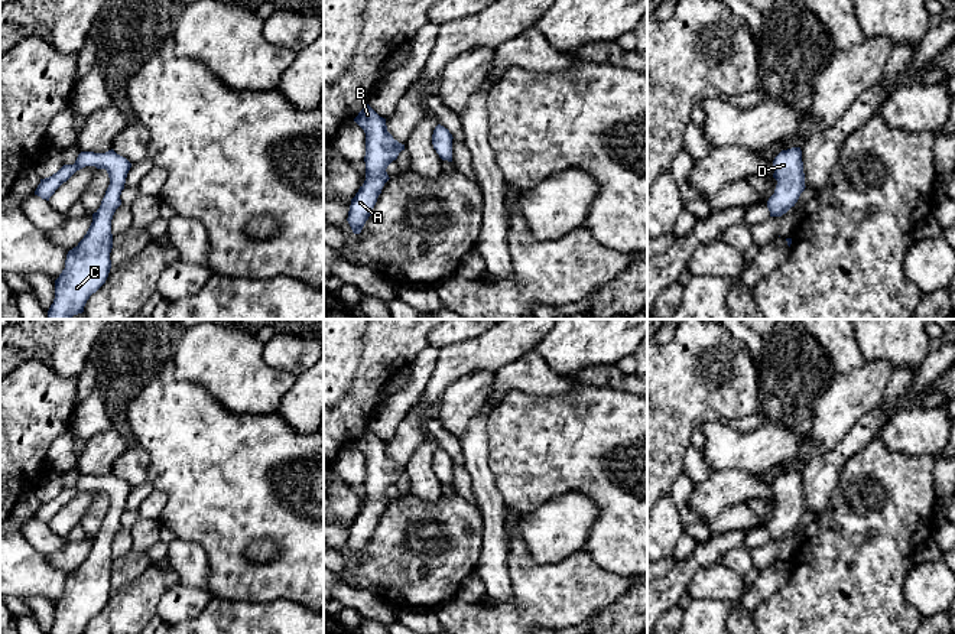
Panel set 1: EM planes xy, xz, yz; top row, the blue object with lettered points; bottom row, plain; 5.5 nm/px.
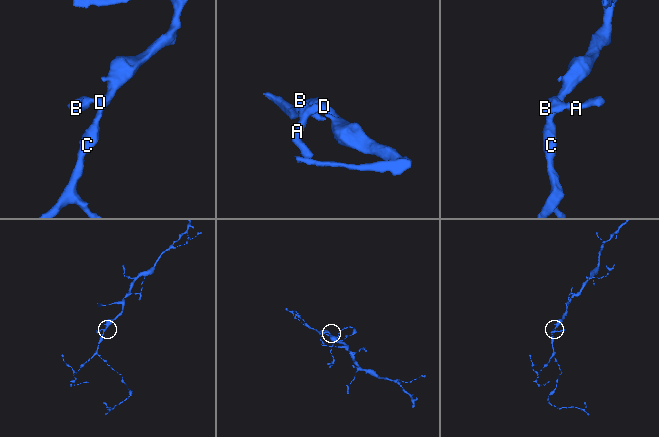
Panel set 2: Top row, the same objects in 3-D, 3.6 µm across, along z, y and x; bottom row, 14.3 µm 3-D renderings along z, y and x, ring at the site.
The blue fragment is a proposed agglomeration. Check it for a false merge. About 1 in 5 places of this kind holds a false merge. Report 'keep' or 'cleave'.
keep

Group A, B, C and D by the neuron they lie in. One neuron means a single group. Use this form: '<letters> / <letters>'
A B C D

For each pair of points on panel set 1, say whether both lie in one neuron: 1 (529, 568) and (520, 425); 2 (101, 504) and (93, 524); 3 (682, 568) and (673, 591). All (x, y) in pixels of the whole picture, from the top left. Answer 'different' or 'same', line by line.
1: different
2: same
3: same

